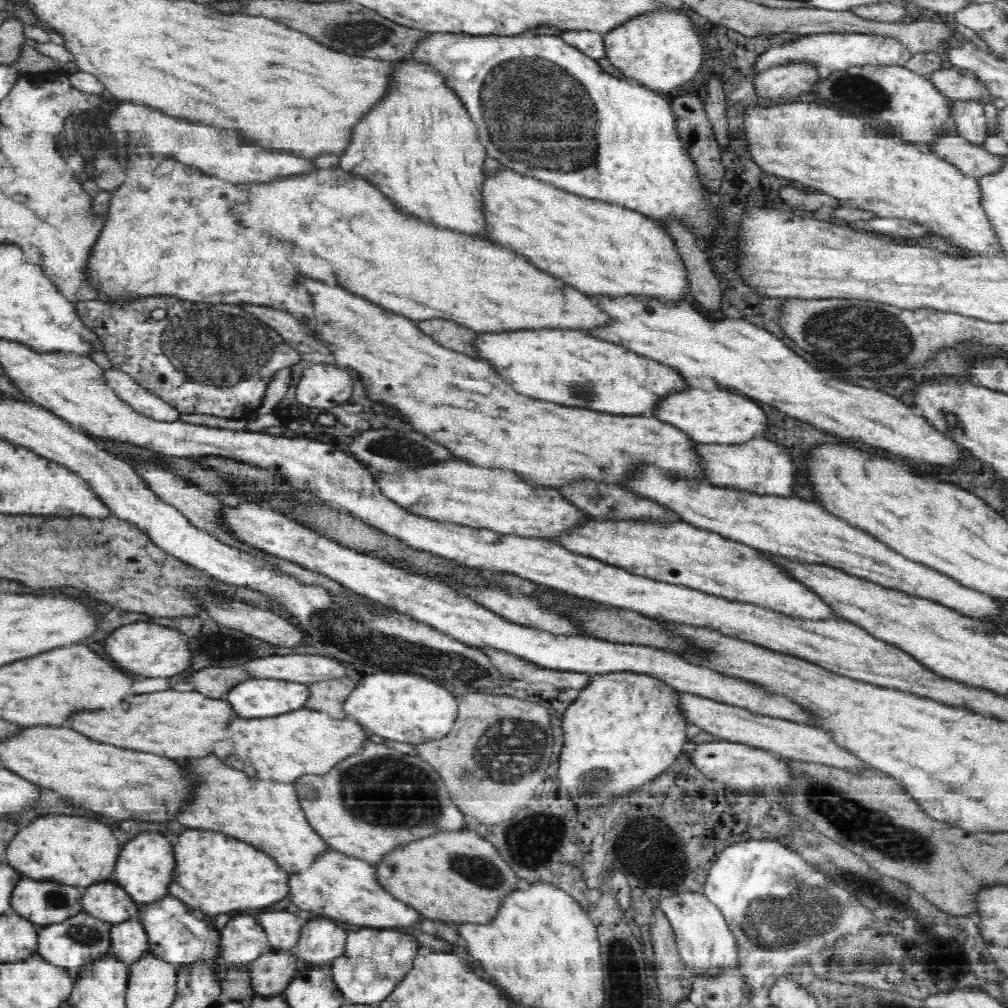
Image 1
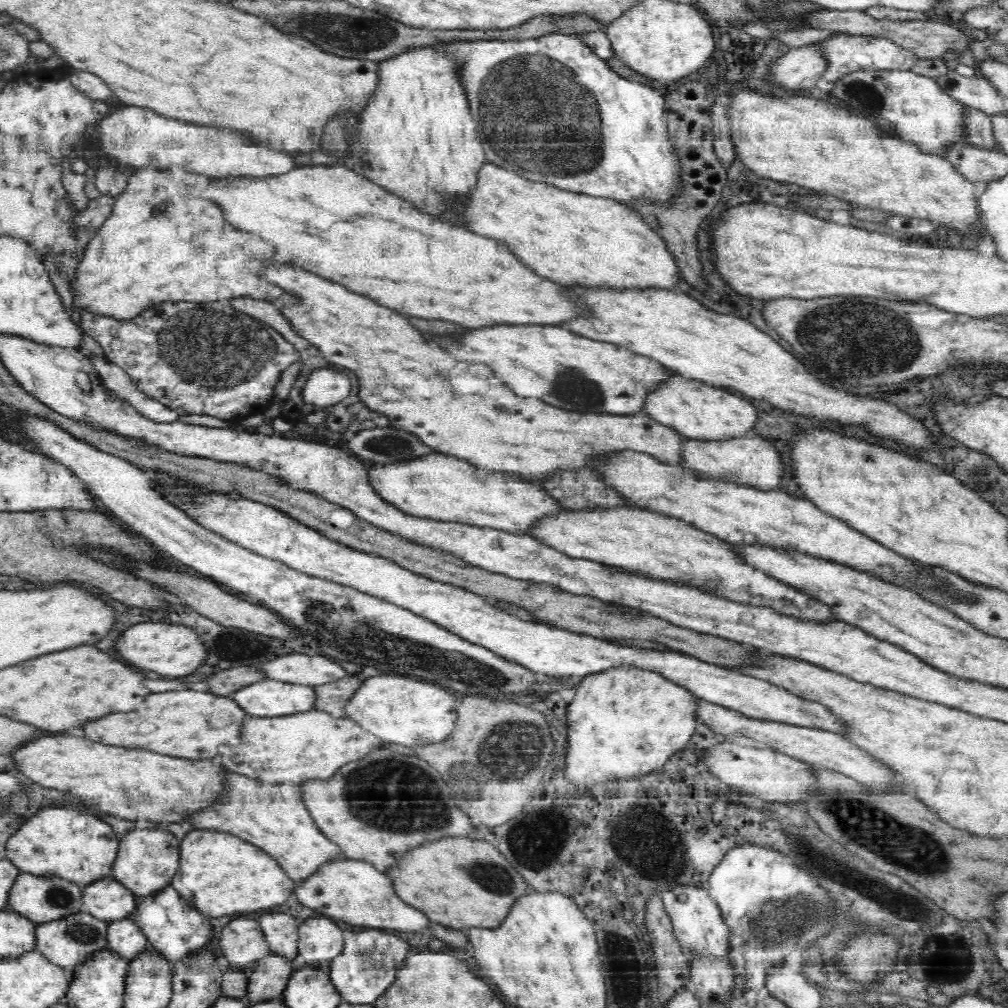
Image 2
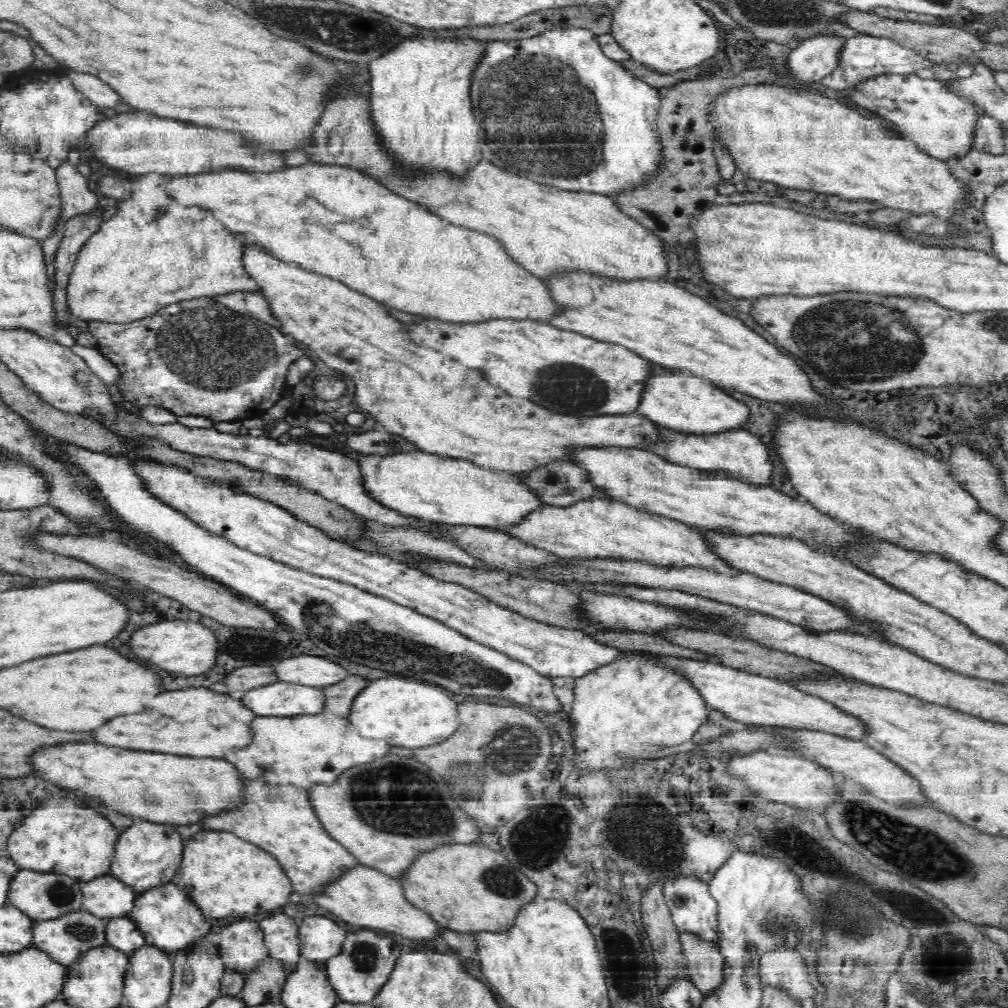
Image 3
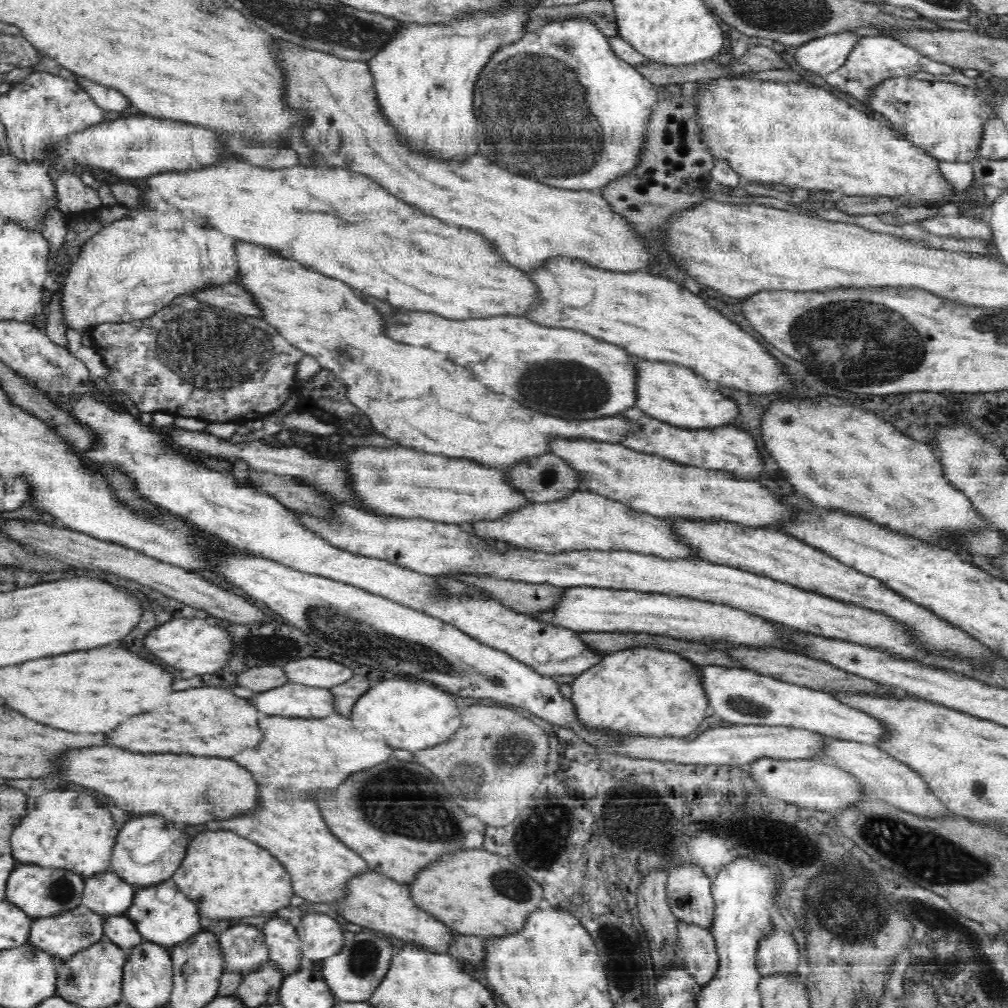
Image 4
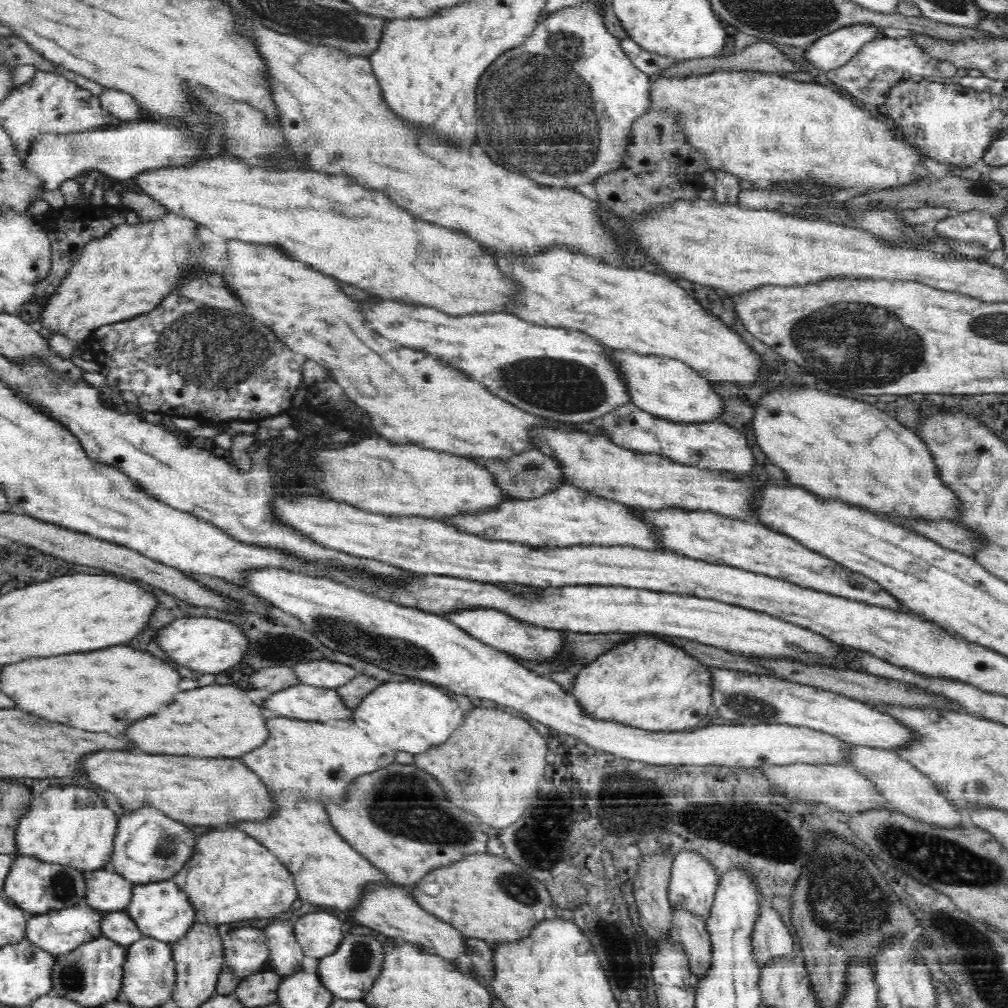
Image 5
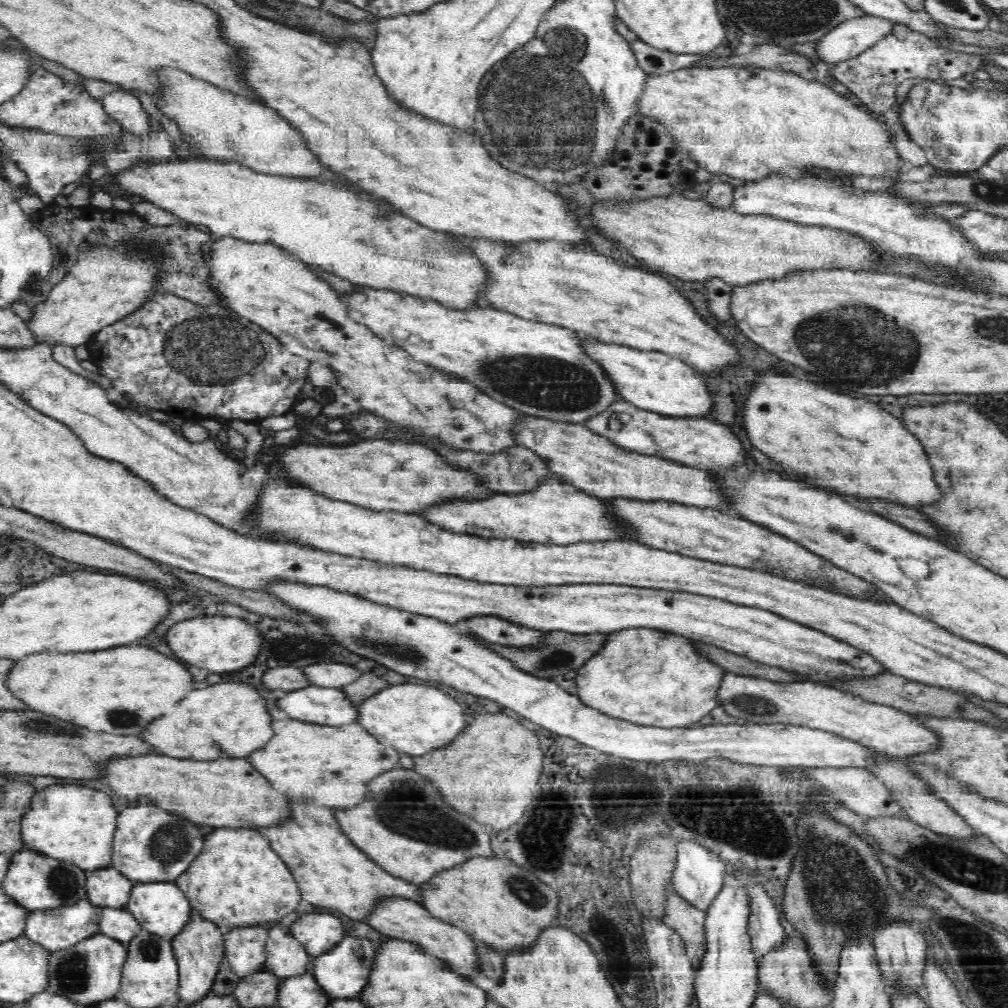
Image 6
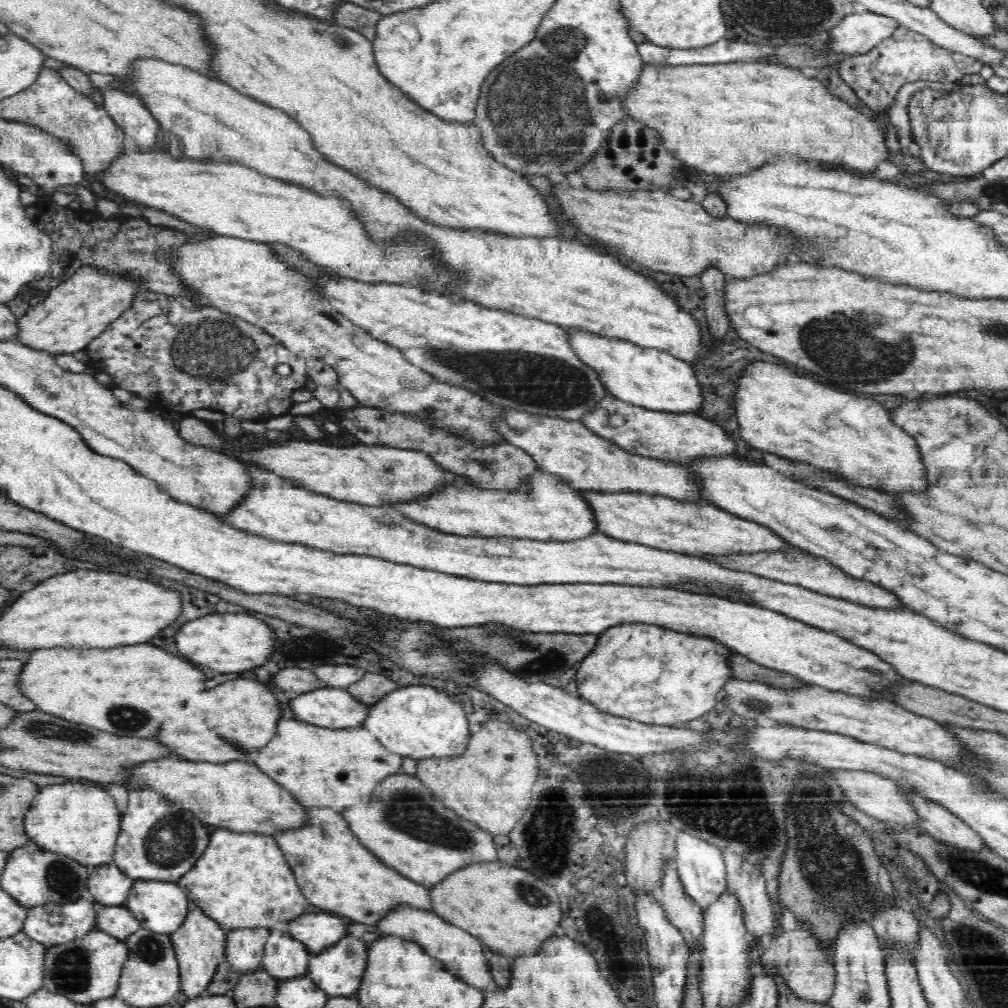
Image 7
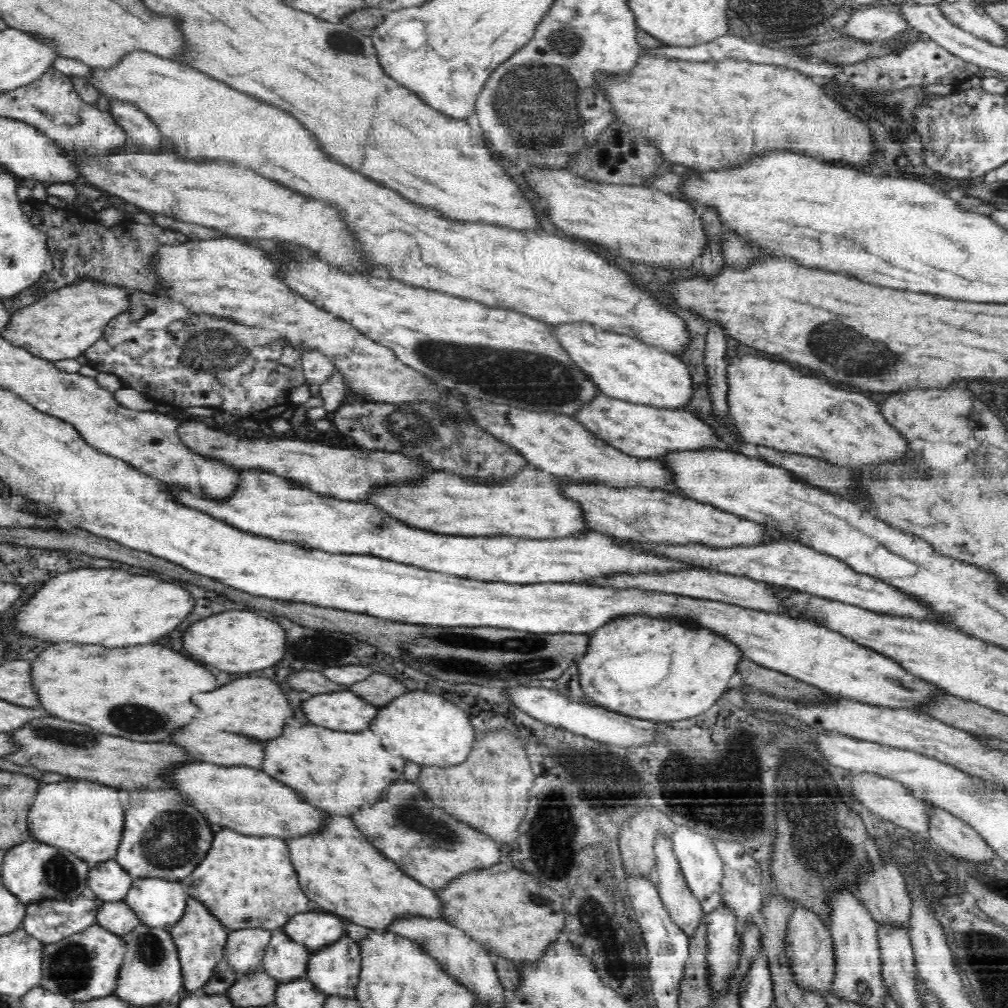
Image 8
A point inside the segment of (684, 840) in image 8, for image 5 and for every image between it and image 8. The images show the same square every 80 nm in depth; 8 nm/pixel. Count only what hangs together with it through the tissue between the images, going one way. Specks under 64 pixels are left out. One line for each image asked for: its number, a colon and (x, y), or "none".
5: (694, 881)
6: (699, 873)
7: (700, 865)

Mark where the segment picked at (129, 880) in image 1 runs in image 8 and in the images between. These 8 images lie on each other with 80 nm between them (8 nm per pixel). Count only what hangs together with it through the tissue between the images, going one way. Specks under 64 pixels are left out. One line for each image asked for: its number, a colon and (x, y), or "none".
2: (147, 860)
3: (147, 854)
4: (148, 849)
5: (149, 846)
6: (151, 844)
7: (158, 841)
8: (165, 836)

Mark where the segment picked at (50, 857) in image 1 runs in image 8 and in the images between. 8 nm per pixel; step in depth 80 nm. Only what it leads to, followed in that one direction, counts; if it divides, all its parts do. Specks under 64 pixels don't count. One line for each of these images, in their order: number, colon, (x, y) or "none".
2: (82, 847)
3: (62, 835)
4: (69, 829)
5: (72, 825)
6: (78, 823)
7: (81, 821)
8: (87, 818)

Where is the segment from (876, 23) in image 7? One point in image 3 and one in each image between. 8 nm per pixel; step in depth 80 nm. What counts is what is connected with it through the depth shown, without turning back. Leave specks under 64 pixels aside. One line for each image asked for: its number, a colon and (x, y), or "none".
3: (812, 59)
4: (828, 53)
5: (835, 49)
6: (852, 36)

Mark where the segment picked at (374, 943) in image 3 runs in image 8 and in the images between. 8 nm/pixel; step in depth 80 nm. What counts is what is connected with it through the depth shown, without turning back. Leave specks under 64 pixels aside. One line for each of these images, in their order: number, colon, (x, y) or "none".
4: (352, 974)
5: (348, 973)
6: (341, 972)
7: (337, 970)
8: (334, 969)

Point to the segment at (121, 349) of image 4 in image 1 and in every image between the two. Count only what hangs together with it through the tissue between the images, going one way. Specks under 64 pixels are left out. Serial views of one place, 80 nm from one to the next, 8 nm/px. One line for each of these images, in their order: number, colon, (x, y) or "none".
1: (195, 359)
2: (193, 357)
3: (194, 358)

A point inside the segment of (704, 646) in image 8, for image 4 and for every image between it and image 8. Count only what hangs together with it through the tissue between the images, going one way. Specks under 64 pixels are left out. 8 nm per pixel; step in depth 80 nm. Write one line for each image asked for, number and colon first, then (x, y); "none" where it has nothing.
4: (648, 689)
5: (644, 680)
6: (652, 677)
7: (647, 672)

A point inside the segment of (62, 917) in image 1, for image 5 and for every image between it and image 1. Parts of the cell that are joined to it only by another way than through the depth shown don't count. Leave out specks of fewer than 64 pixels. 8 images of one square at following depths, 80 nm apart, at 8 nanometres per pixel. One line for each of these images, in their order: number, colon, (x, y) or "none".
2: (41, 899)
3: (41, 895)
4: (38, 890)
5: (36, 886)

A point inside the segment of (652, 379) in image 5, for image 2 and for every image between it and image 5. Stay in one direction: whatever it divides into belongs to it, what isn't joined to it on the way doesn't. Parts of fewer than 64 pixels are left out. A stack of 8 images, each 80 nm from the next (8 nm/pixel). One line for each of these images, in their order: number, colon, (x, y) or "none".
2: (694, 409)
3: (674, 398)
4: (670, 391)

